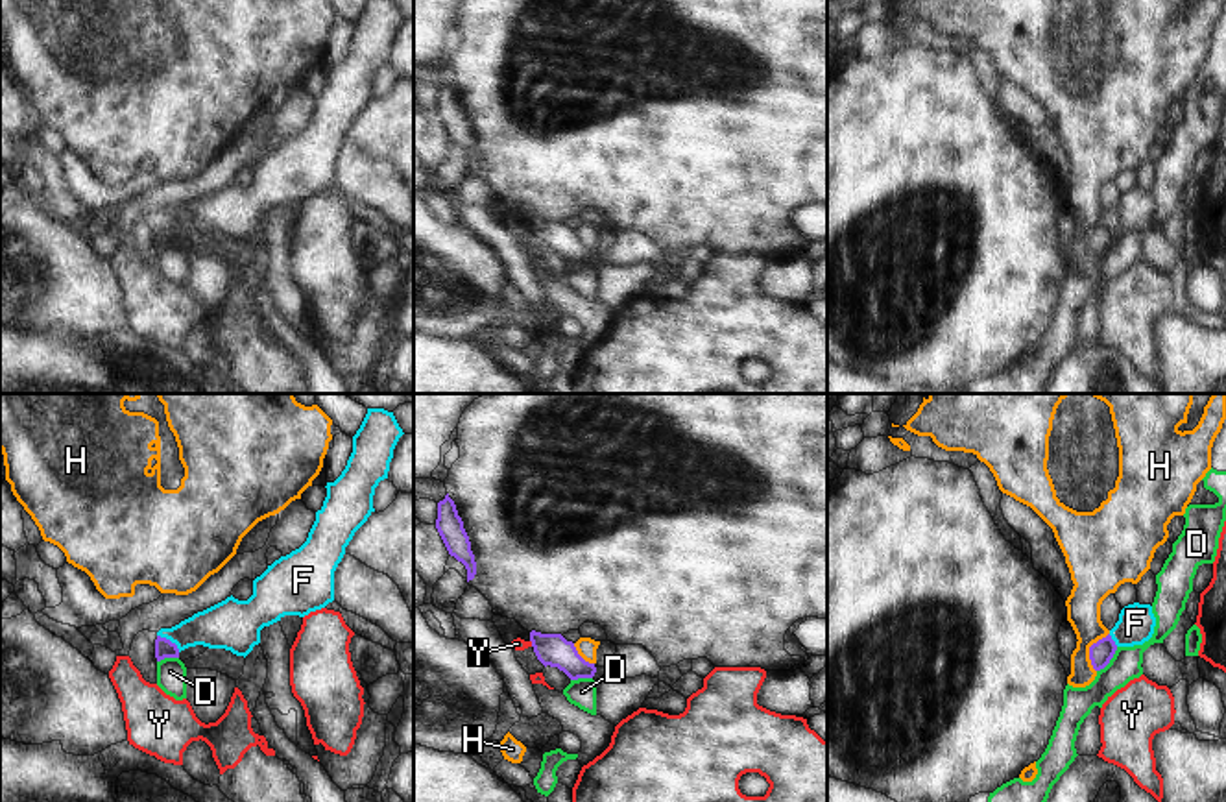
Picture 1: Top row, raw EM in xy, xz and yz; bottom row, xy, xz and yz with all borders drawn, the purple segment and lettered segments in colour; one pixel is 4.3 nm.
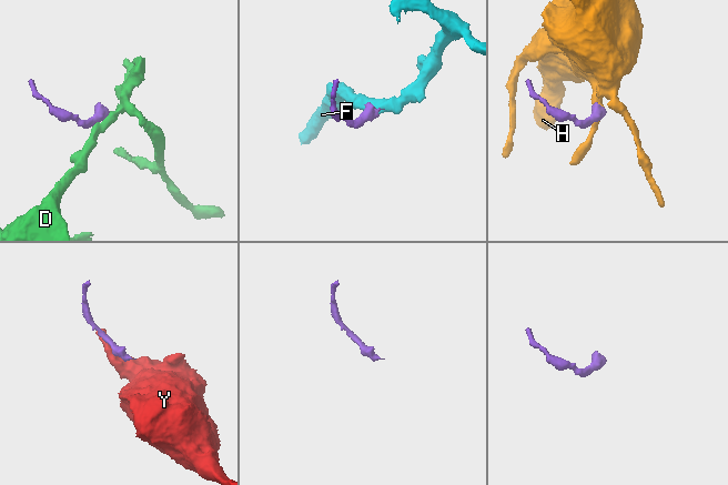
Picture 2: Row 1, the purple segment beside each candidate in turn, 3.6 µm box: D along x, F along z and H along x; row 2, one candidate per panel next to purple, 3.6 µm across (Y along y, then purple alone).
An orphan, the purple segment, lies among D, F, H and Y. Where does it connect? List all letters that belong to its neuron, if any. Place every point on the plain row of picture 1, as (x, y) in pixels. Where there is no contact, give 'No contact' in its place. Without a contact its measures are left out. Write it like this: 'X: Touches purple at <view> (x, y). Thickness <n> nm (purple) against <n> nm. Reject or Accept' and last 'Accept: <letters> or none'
D: Touches purple at yz (1110, 244). Thickness 100 nm (purple) against 140 nm. Reject
F: Touches purple at xy (168, 226). Thickness 80 nm (purple) against 200 nm. Reject
H: Touches purple at yz (1090, 237). Thickness 100 nm (purple) against 140 nm. Reject
Y: Touches purple at xz (532, 230). Thickness 140 nm (purple) against 50 nm. Reject
Accept: none

